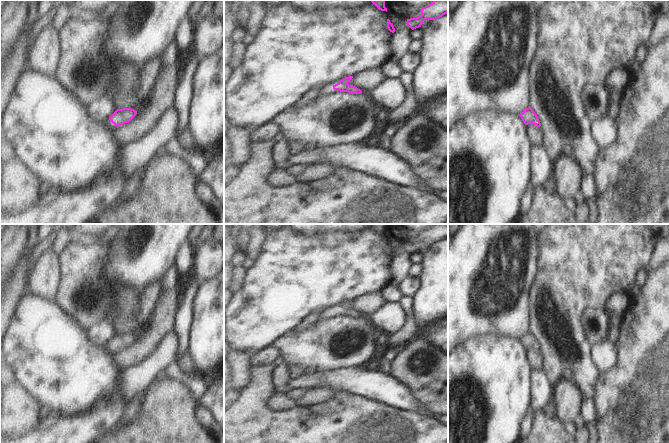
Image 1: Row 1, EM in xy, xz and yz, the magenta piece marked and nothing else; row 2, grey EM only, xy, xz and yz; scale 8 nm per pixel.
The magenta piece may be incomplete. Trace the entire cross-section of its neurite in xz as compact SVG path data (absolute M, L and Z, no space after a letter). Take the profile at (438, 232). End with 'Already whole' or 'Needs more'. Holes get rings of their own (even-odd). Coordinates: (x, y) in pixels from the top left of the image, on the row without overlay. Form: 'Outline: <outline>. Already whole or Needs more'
Outline: M434 224L431 228L421 233L421 239L407 243L406 248L412 253L421 251L426 243L436 244L448 237L448 224Z. Already whole

